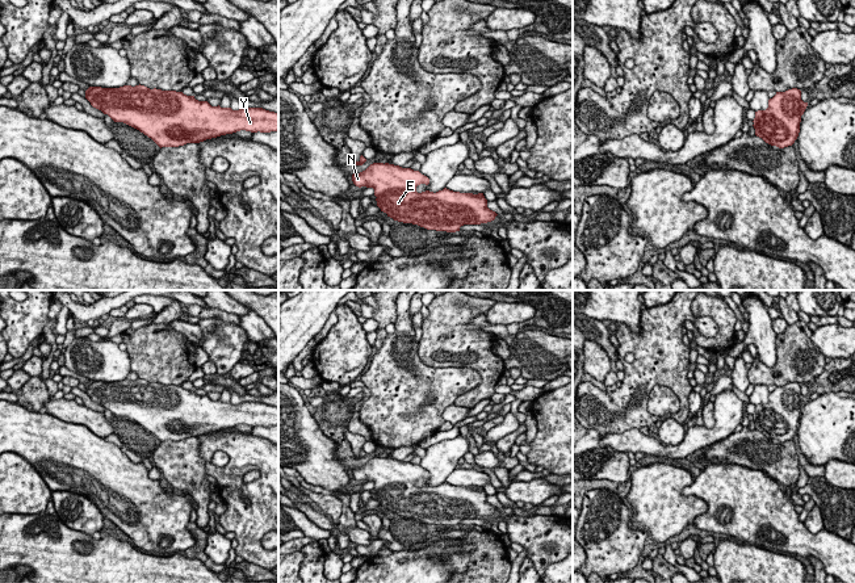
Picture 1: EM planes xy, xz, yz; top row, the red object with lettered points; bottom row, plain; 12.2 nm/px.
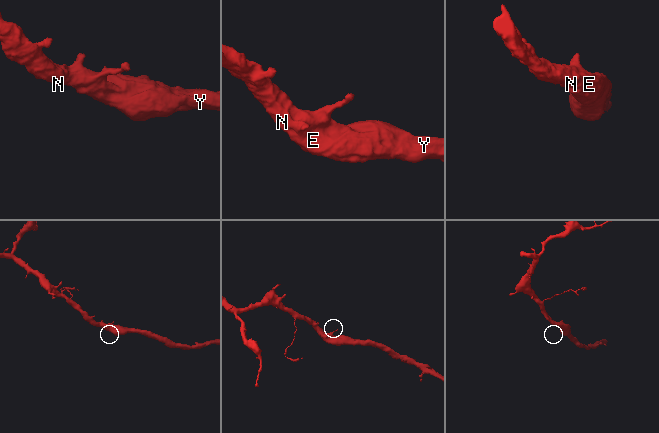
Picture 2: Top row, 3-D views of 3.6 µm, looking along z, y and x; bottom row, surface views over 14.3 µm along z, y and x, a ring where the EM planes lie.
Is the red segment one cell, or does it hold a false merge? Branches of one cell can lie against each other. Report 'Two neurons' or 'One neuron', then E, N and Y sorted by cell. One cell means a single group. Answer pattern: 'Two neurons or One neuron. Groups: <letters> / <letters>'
One neuron. Groups: E N Y

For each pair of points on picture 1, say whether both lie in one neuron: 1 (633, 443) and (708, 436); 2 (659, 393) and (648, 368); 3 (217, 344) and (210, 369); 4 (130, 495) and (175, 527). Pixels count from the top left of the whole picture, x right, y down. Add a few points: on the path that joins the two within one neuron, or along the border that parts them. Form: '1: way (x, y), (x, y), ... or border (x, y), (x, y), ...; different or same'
1: way (652, 445), (662, 451), (682, 451), (690, 444); same
2: border (680, 405), (669, 388), (657, 385), (646, 410); different
3: border (210, 359), (216, 368), (216, 374); different
4: way (141, 506), (164, 527); same

